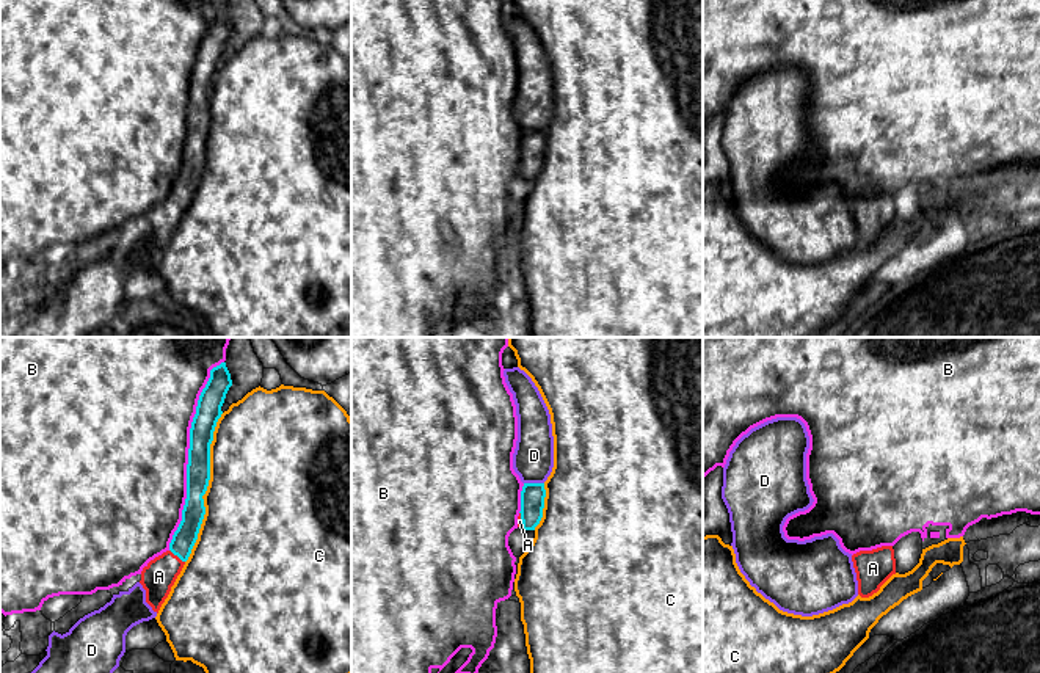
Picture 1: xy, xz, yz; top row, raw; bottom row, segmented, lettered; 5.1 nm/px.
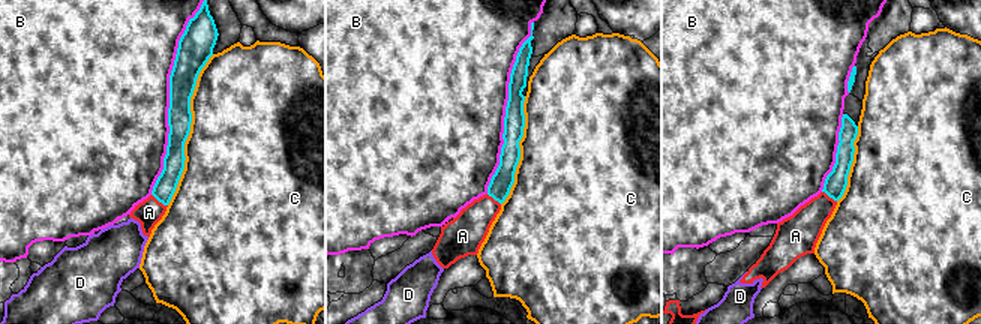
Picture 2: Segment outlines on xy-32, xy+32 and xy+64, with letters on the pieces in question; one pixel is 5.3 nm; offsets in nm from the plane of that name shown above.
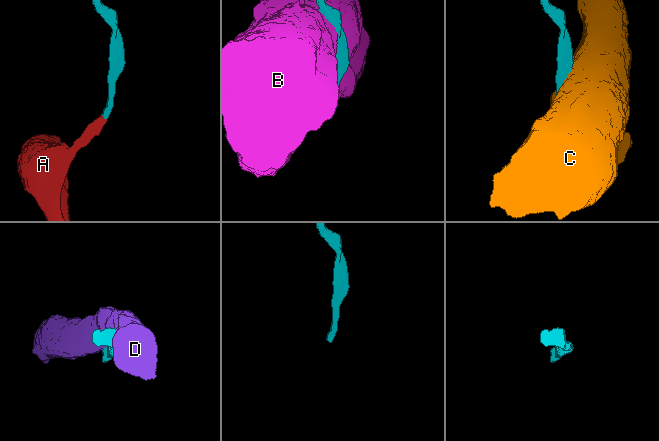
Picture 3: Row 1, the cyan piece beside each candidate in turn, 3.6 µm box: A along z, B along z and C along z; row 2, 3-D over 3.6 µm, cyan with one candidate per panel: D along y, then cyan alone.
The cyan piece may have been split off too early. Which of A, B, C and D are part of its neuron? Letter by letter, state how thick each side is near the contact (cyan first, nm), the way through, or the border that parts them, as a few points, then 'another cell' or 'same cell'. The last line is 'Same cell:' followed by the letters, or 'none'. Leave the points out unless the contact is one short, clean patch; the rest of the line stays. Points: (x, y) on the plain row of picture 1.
A: calibres 120 and 170 nm; way xy (184, 187), (178, 204), (159, 225); same cell
B: calibres 130 and 500 nm; another cell
C: calibres 130 and 500 nm; another cell
D: calibres 130 and 200 nm; another cell
Same cell: A

